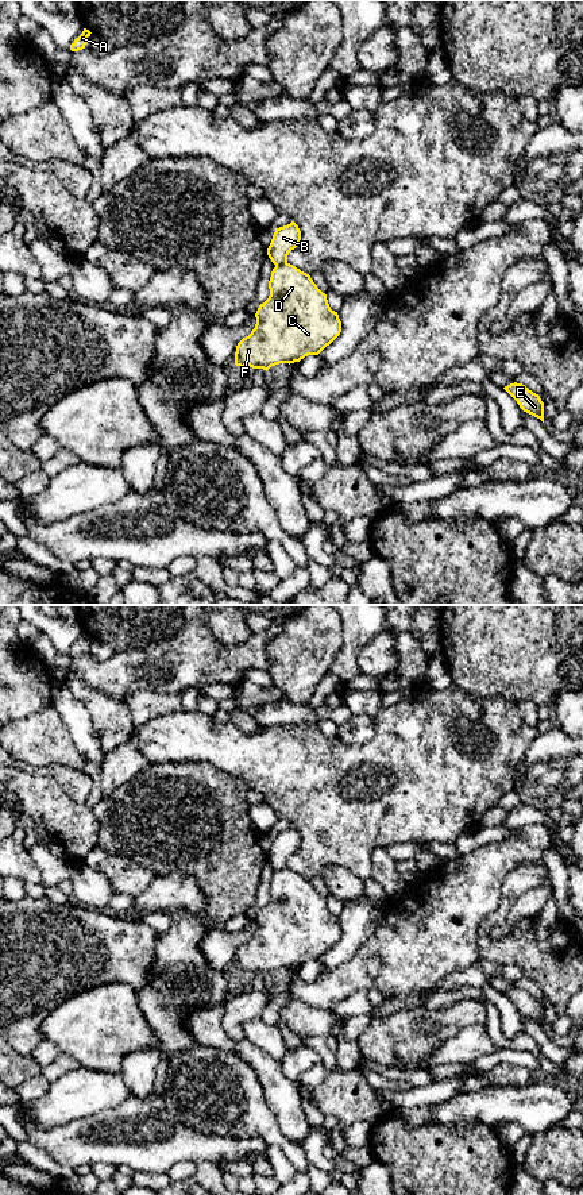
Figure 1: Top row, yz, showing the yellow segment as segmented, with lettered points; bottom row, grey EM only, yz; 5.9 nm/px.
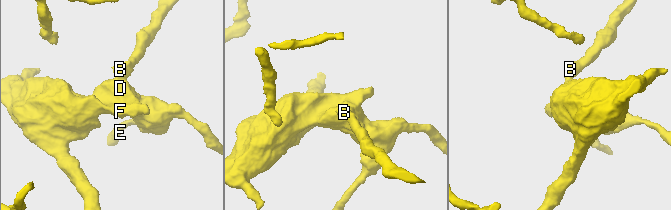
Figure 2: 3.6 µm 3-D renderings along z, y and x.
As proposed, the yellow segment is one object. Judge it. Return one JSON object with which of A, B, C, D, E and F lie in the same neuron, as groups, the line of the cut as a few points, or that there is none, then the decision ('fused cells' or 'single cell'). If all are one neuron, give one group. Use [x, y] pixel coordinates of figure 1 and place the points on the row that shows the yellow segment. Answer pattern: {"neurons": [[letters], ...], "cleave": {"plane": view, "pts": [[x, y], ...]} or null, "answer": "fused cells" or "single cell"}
{"neurons": [["A", "B"], ["C", "D", "E", "F"]], "cleave": {"plane": "yz", "pts": [[286, 262], [275, 266]]}, "answer": "fused cells"}

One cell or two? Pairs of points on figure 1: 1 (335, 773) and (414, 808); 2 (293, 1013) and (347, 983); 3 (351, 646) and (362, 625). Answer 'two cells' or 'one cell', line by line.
1: one cell
2: two cells
3: one cell

